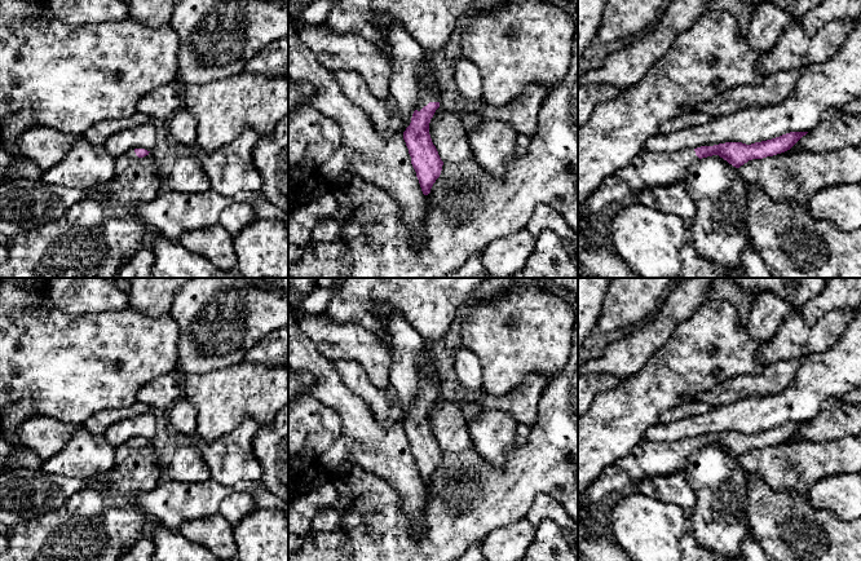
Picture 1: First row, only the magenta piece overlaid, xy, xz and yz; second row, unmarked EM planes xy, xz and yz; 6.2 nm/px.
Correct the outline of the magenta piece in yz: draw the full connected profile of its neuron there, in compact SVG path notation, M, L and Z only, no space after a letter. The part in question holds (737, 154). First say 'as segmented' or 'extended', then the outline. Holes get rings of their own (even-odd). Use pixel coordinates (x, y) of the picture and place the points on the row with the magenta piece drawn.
extended; M790 132L780 137L746 145L725 142L714 146L701 146L674 154L641 151L626 167L613 175L623 178L635 189L668 186L684 181L693 162L719 155L729 164L739 168L752 159L763 159L790 150L808 132Z

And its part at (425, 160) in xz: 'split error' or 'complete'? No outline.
split error

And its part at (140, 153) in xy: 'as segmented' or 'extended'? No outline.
extended

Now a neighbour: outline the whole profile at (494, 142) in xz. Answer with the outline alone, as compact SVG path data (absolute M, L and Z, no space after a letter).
M480 120L468 134L473 159L484 172L495 177L505 175L508 167L518 159L520 151L517 149L517 137L518 133L516 129L503 120Z

